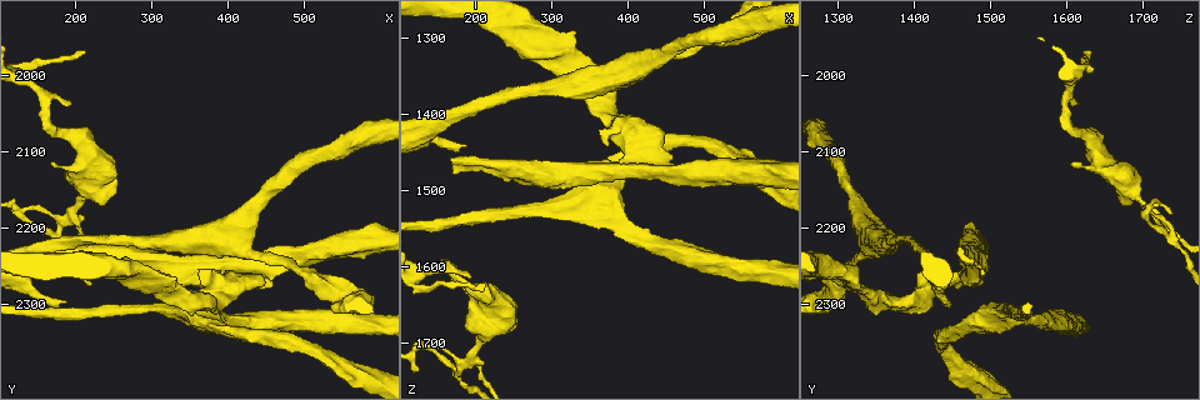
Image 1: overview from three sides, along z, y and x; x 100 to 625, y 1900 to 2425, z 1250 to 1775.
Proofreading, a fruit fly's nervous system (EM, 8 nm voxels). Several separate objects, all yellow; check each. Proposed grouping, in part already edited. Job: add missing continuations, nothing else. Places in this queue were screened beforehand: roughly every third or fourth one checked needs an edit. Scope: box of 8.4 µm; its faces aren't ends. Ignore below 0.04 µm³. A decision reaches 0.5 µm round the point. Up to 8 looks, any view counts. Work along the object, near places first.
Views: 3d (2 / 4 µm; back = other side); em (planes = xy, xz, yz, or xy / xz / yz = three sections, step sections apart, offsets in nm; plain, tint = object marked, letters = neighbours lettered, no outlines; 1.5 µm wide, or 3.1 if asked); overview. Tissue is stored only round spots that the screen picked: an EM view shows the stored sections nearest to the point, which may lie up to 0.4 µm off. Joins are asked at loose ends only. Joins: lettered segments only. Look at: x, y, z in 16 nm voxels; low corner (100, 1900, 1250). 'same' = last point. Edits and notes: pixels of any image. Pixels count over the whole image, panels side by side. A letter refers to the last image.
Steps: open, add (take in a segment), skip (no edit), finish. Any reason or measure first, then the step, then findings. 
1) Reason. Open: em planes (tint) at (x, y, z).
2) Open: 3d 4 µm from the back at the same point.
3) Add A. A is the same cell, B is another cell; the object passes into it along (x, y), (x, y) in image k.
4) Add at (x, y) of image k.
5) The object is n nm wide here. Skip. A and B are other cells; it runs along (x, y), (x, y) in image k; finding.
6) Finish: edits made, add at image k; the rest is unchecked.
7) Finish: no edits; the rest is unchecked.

Long arm stops here. Open: 3d 2 µm at (185, 2295, 1445).

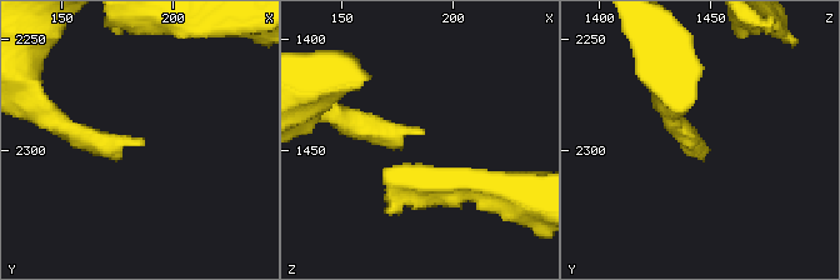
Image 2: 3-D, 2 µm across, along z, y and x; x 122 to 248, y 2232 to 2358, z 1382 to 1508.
Open: em xy step 4 (tint) at (186, 2294, 1444).

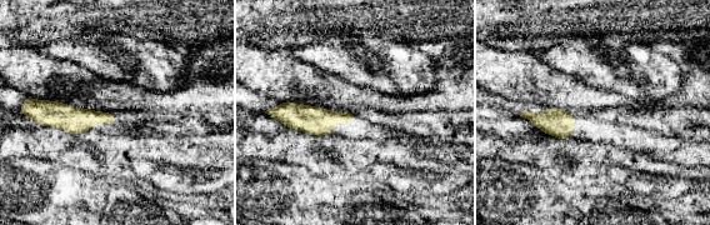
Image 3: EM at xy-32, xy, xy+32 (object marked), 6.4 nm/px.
Open: em planes (letters) at the same point.

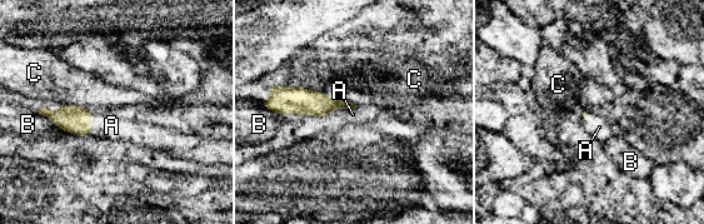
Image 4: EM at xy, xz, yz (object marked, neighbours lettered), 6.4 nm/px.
Add A. A is the same cell, B and C are other cells; the object passes into it along (306, 101), (344, 108), (353, 114) in image 4; it goes on there.

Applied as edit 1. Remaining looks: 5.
Redraw. Open: overview.

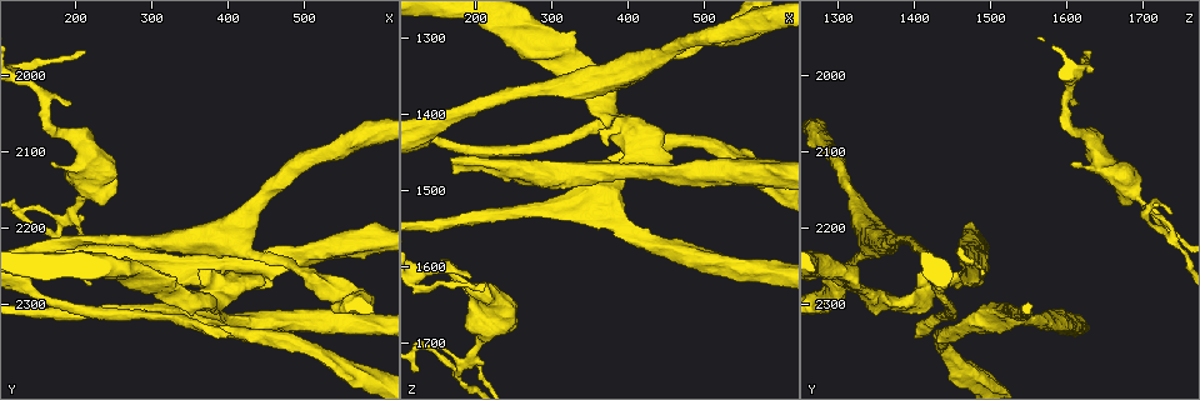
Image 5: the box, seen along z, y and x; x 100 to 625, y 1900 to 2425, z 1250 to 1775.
Branch stops here. Open: 3d 2 µm at (370, 2260, 1440).

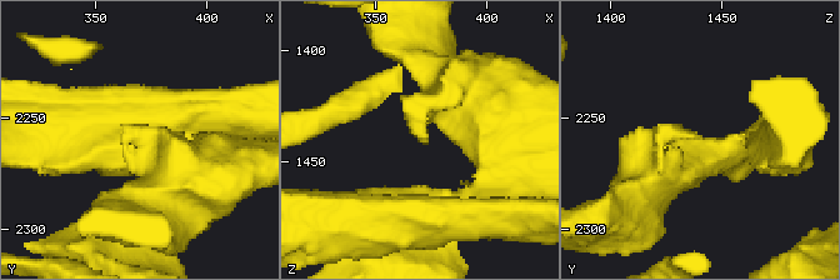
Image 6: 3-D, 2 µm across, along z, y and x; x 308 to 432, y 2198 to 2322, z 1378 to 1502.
Shape alone is not enough. Open: em planes (letters) at (371, 2259, 1440).

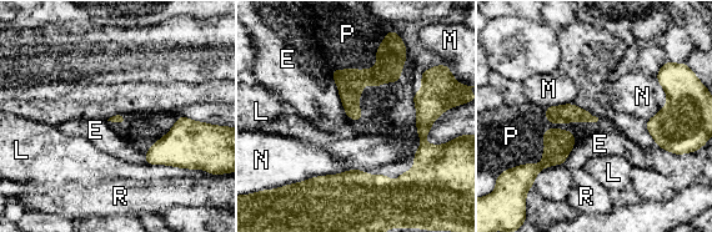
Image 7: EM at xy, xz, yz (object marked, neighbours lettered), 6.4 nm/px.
Skip. E, L, M, N, P and R are other cells; a border runs along (329, 70), (346, 117) in image 7; none of them fits.

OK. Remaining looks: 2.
Finish: edits made, add at image 4; the rest is unchecked.

